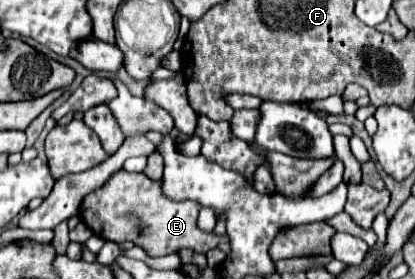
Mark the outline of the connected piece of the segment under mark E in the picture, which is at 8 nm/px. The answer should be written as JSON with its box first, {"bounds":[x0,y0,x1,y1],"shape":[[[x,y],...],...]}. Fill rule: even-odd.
{"bounds":[81,170,225,256],"shape":[[[125,170],[111,176],[103,188],[87,194],[81,204],[81,216],[97,236],[113,242],[131,240],[149,256],[167,256],[179,248],[207,252],[223,242],[225,236],[217,238],[213,232],[201,232],[197,228],[197,214],[199,206],[195,206],[195,202],[169,202],[169,198],[163,198],[159,182]],[[137,228],[143,232],[137,232]]]}

